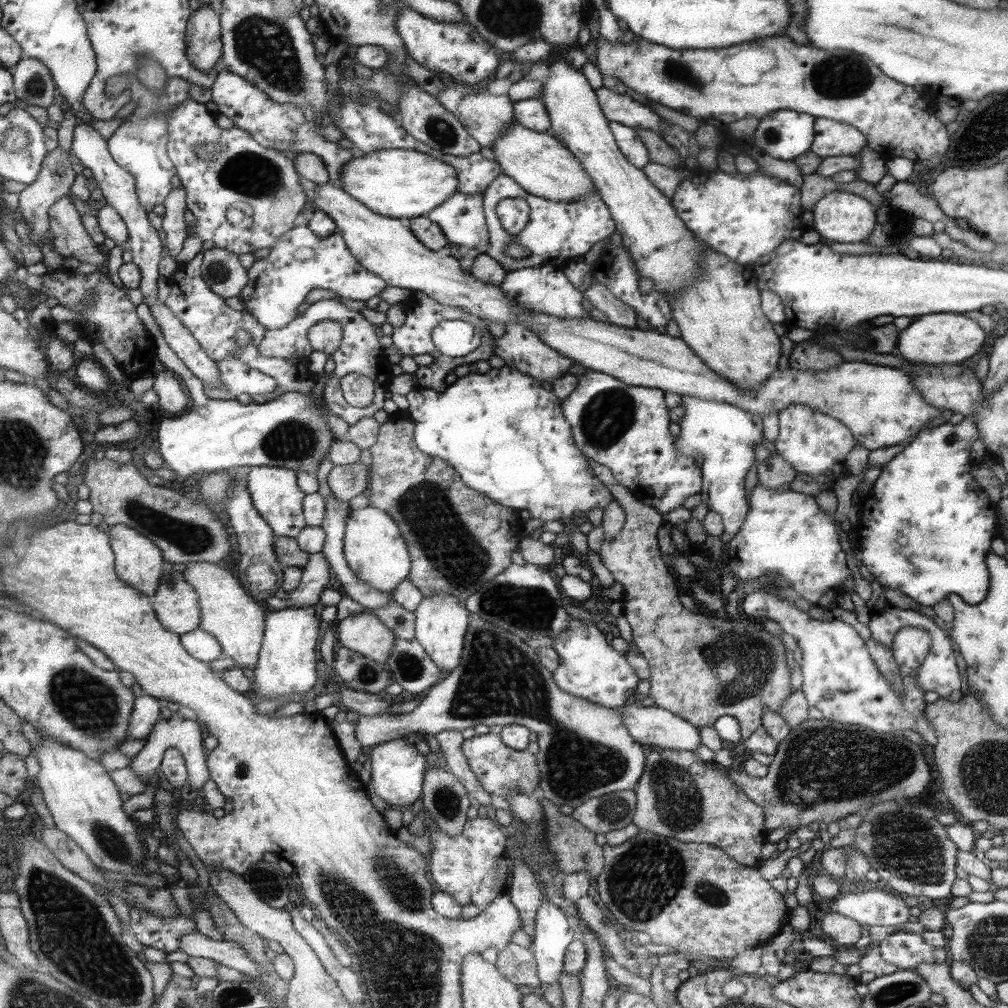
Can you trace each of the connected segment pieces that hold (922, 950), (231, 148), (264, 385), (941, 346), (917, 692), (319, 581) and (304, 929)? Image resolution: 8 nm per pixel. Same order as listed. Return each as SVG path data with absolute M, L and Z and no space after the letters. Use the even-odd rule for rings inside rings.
M893 932L883 942L877 942L883 962L895 964L899 970L915 970L919 964L943 964L945 950L927 946L919 934Z
M197 100L183 102L167 116L171 134L169 154L181 184L187 186L189 210L197 218L193 234L233 254L253 254L261 248L271 250L295 228L295 220L307 204L295 156L265 148L243 128L233 126L225 130L215 118L217 114L211 114ZM209 146L221 146L219 154L199 152Z
M227 358L225 362L219 362L219 368L223 370L223 382L227 384L227 392L225 392L227 400L235 400L241 394L249 394L249 396L267 394L279 388L277 378L261 370L249 368L249 364L241 360Z
M927 314L917 318L901 332L897 356L913 362L931 362L931 364L963 364L971 356L977 356L979 348L985 344L987 332L979 328L975 320L967 314Z
M765 592L745 594L739 602L739 612L747 618L773 620L781 626L781 632L795 636L797 646L803 652L801 694L805 696L809 708L821 712L823 720L863 726L879 734L903 734L905 730L911 730L931 748L939 742L939 732L935 732L931 720L923 718L925 702L923 688L919 688L919 666L923 666L927 654L931 652L931 636L925 630L905 626L897 630L891 640L891 656L897 664L901 680L901 690L895 692L895 684L875 670L875 660L865 652L867 644L863 644L857 632L845 622L813 620L807 612L799 612L791 602L783 602Z
M323 552L311 554L311 560L303 570L305 570L305 576L301 586L293 592L287 592L287 600L281 600L275 596L265 600L269 612L303 608L303 606L321 606L321 596L327 590L327 586L331 586L331 578L333 578L331 562Z
M295 900L295 904L291 904L291 912L293 912L293 920L295 920L295 928L299 934L303 934L303 938L307 938L307 942L311 944L311 948L317 952L319 960L323 962L323 966L327 968L327 972L339 982L339 986L343 988L345 996L351 1000L351 1004L359 1004L363 1002L365 994L363 994L363 988L361 988L361 978L351 970L351 968L343 968L341 962L337 960L333 948L329 946L327 938L323 936L323 932L313 924L313 922L307 922L301 914L301 902Z

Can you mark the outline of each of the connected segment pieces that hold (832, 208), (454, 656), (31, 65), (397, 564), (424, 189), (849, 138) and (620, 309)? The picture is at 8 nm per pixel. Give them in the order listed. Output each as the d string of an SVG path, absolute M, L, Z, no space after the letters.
M829 192L813 206L813 230L821 236L821 242L847 242L847 244L859 244L865 242L871 230L875 230L875 214L869 202L855 194L847 192Z
M441 592L425 596L415 614L417 614L417 640L427 648L427 652L431 654L431 658L435 658L441 670L445 674L451 674L463 662L467 632L471 630L471 618L473 618L471 610L467 610L467 606L463 606L461 598L457 598L455 594Z
M23 58L15 70L15 86L21 100L27 104L49 108L55 104L55 76L39 58Z
M371 504L361 510L351 510L345 536L345 554L359 578L383 592L393 594L413 572L413 558L403 530L395 522L395 518L387 514L387 510L375 508Z
M377 150L371 154L363 154L353 158L341 170L339 186L365 204L371 212L385 216L385 218L423 218L435 212L443 202L459 190L459 172L455 166L441 162L429 154L417 150Z
M815 118L815 140L811 152L829 158L829 156L857 156L861 148L867 146L867 136L863 136L855 126L833 122L827 118Z
M593 284L593 288L587 288L585 300L589 300L593 308L603 312L609 324L615 324L627 330L637 330L637 312L627 304L623 304L621 300L617 300L613 292L609 292L603 284Z

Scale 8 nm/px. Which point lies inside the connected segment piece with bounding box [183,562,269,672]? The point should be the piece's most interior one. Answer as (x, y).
(231, 613)

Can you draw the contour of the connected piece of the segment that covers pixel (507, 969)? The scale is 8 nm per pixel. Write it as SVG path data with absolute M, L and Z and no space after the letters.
M509 944L499 954L499 970L517 986L529 986L529 988L541 988L539 978L539 964L535 960L533 948L523 948L517 944Z

